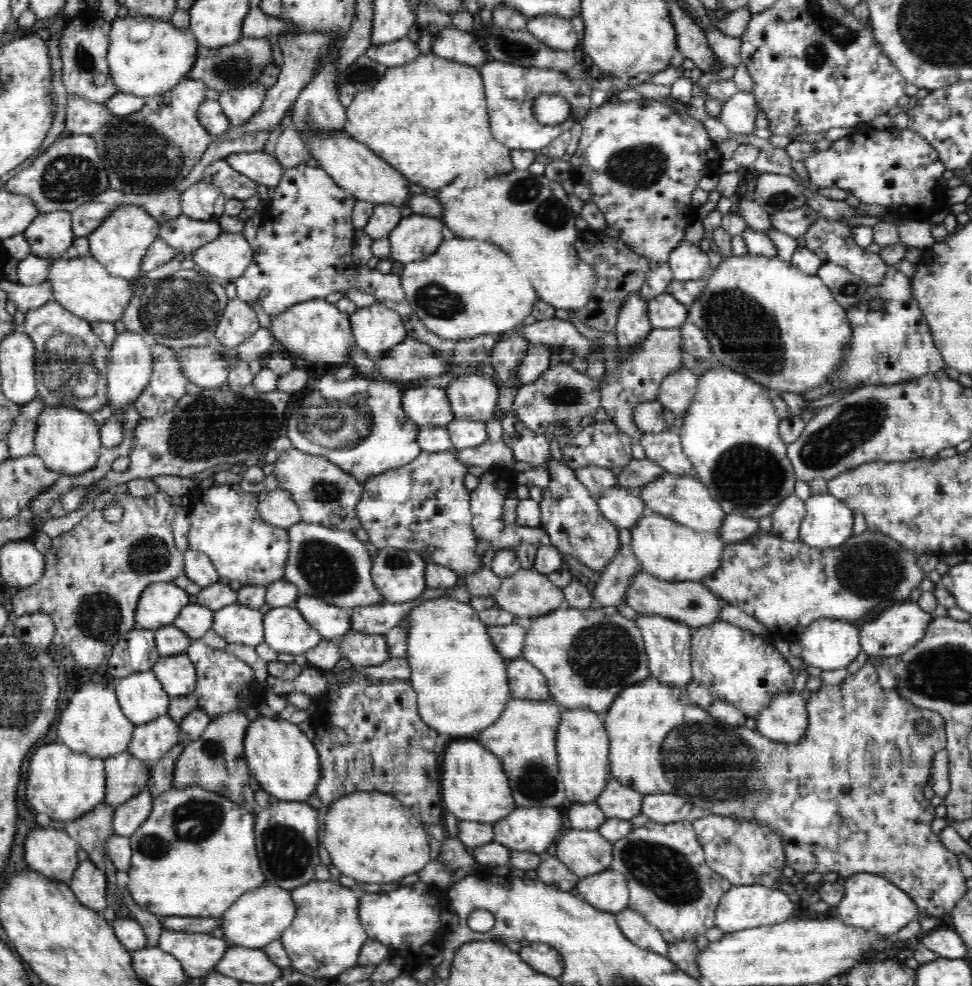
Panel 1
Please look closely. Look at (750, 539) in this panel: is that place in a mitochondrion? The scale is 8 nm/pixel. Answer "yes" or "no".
no

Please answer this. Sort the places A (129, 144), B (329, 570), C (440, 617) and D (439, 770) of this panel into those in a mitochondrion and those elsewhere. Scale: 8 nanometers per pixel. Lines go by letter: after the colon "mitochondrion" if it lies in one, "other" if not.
A: mitochondrion
B: mitochondrion
C: other
D: other

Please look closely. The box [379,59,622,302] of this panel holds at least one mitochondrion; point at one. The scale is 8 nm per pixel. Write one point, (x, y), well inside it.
(548, 212)

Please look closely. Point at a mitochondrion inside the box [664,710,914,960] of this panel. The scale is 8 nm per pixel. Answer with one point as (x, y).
(733, 839)

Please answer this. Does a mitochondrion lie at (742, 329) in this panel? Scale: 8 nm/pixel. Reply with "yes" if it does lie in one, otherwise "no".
yes

